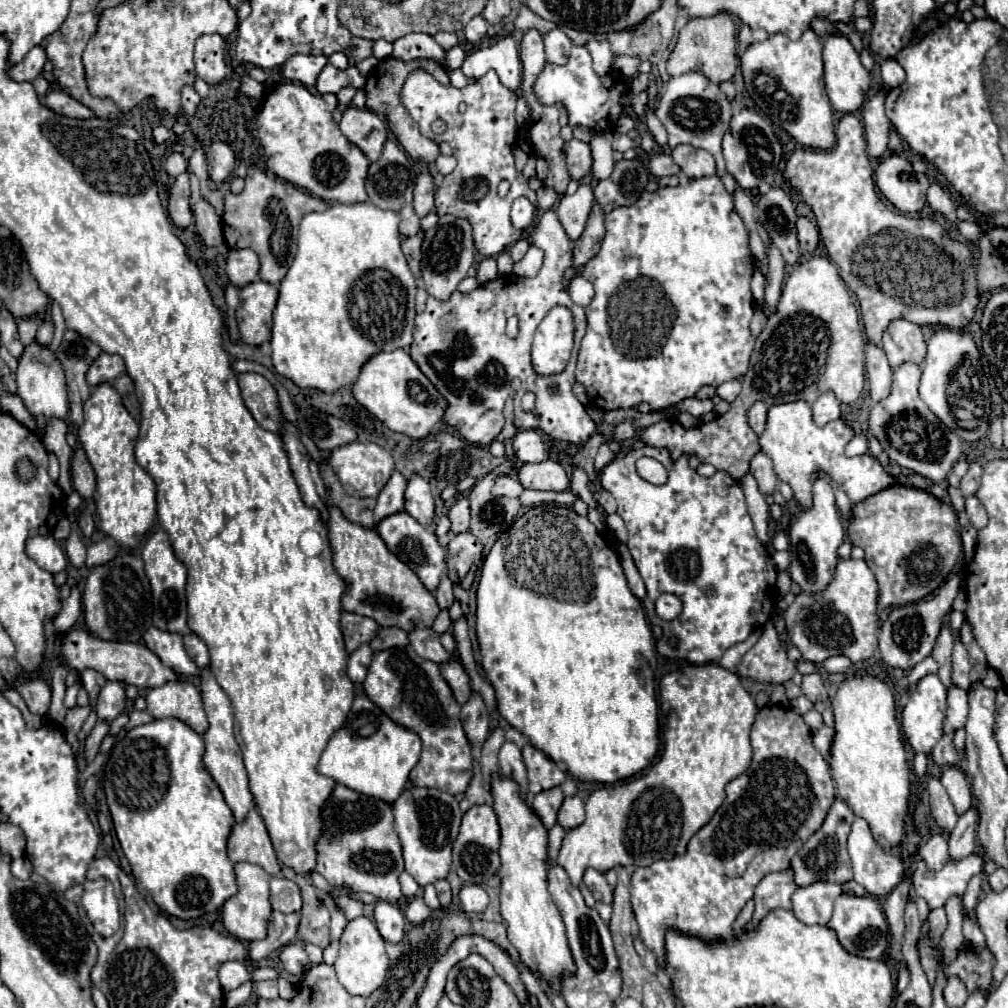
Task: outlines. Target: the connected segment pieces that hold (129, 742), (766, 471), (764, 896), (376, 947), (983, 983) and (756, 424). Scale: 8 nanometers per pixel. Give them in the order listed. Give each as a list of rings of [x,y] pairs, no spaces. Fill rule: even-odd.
[[[177,718],[153,720],[129,730],[123,740],[115,744],[103,776],[115,834],[131,864],[133,876],[141,880],[163,912],[181,920],[215,912],[227,898],[237,894],[233,862],[227,858],[227,838],[235,826],[235,818],[219,786],[203,766],[203,754],[203,738],[185,722]]]
[[[759,452],[751,462],[751,474],[755,476],[761,494],[773,494],[777,490],[777,474],[769,456]]]
[[[777,872],[777,874],[767,874],[759,886],[755,888],[755,912],[751,922],[747,922],[741,932],[753,930],[759,926],[759,922],[777,908],[791,910],[791,896],[799,886],[793,882],[793,872]]]
[[[365,916],[351,920],[347,924],[343,936],[339,938],[339,954],[335,960],[337,978],[345,986],[345,990],[349,994],[363,996],[363,998],[371,996],[377,988],[383,986],[383,982],[387,978],[387,966],[389,966],[389,958],[385,954],[385,942],[383,942],[377,926],[373,924],[373,920],[369,920]]]
[[[971,948],[961,952],[959,958],[945,968],[947,976],[957,974],[965,984],[967,990],[973,990],[975,986],[981,988],[991,988],[991,964],[993,964],[993,956],[989,954],[989,950],[985,948],[981,954],[975,954]]]
[[[755,402],[749,410],[749,426],[761,434],[765,430],[765,424],[767,424],[767,410],[769,406],[765,402]]]

